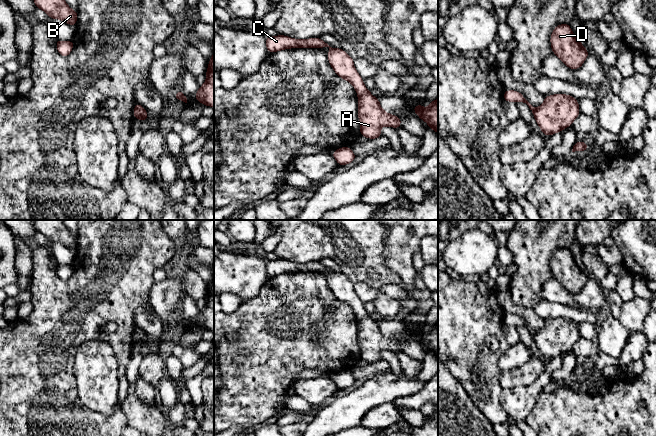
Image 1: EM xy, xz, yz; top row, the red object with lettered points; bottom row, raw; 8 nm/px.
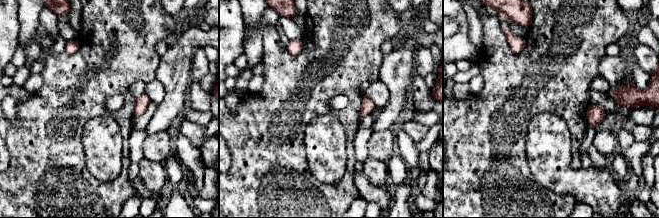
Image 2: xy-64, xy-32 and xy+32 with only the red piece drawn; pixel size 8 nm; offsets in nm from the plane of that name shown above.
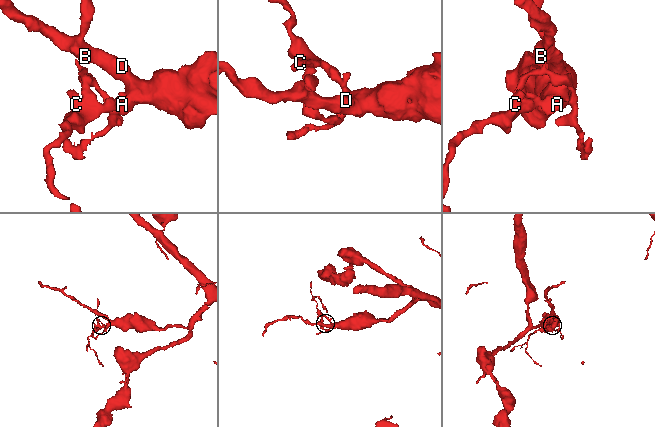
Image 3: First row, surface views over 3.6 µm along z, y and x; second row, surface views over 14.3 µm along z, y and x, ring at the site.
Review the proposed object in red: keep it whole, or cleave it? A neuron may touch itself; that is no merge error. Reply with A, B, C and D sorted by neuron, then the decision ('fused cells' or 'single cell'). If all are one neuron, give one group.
A B D / C | fused cells

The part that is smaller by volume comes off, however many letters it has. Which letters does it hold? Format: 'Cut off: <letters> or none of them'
Cut off: C

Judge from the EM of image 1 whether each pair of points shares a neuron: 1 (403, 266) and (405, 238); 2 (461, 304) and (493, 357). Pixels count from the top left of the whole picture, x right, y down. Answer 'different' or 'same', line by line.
1: same
2: same

